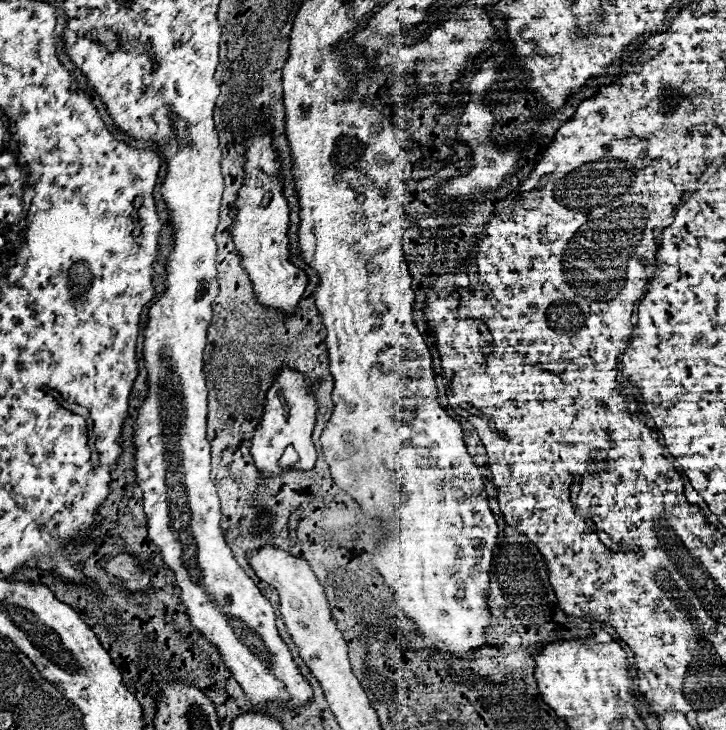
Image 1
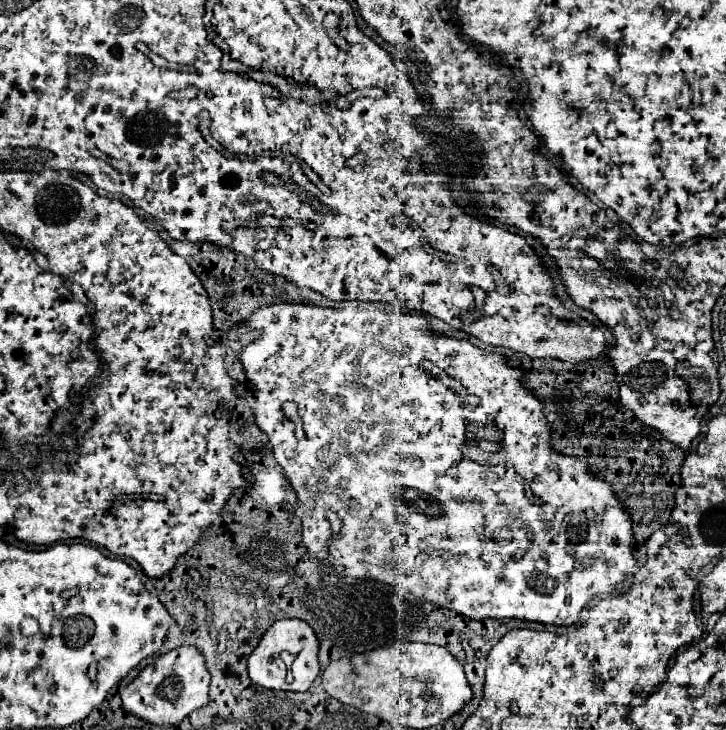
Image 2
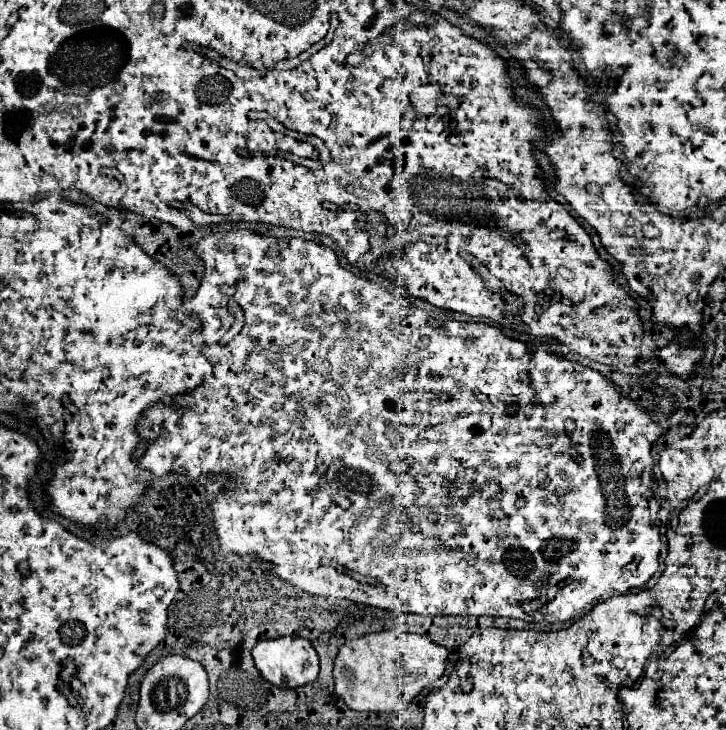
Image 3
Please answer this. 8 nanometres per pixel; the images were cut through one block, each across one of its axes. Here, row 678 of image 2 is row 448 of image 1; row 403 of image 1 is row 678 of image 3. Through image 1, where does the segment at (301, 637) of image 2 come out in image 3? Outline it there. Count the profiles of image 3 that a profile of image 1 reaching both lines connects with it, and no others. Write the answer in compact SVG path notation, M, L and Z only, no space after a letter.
M282 636L274 640L262 640L254 646L252 656L260 674L270 684L280 686L280 688L298 688L298 686L314 682L318 676L318 654L312 642L300 636Z

